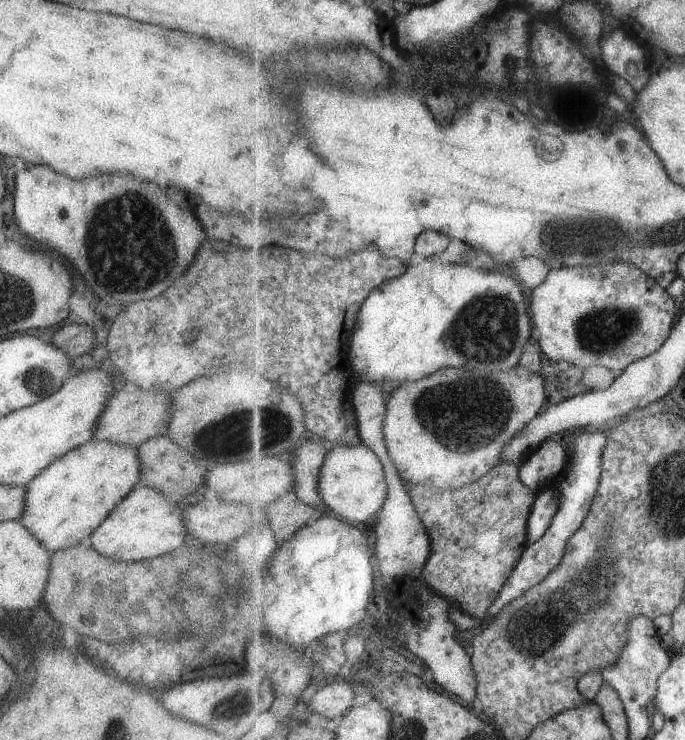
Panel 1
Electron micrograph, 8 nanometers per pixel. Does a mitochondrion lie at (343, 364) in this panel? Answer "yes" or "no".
no

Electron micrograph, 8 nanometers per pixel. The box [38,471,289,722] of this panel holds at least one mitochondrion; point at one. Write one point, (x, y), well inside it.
(235, 705)

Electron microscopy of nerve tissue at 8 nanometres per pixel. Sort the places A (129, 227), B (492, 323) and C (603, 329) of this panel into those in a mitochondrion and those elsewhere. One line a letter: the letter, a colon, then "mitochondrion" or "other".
A: mitochondrion
B: mitochondrion
C: mitochondrion

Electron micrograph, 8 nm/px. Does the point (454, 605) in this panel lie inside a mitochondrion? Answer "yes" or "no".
no

